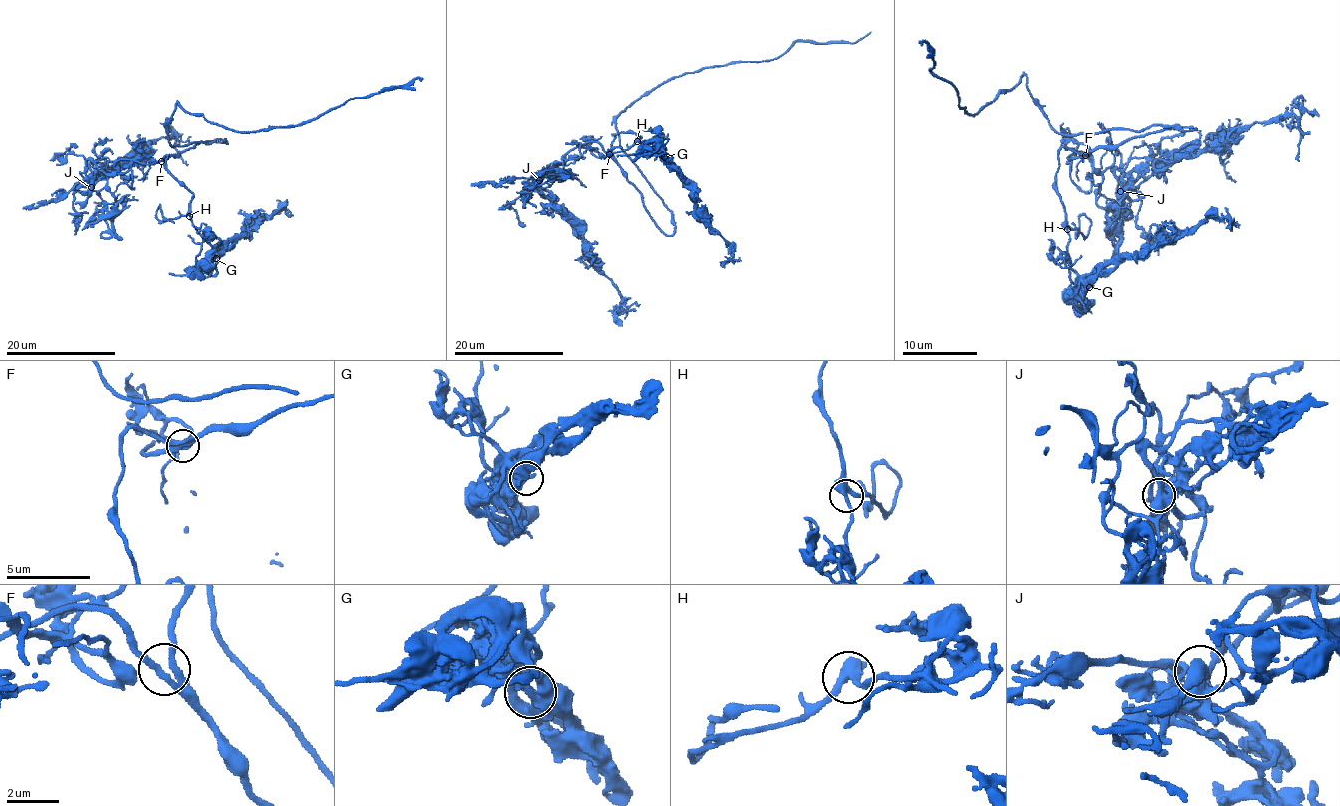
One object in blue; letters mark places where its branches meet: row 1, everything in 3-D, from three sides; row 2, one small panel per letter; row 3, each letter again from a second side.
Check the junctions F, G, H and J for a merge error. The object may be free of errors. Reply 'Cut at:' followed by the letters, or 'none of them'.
Cut at: none of them

